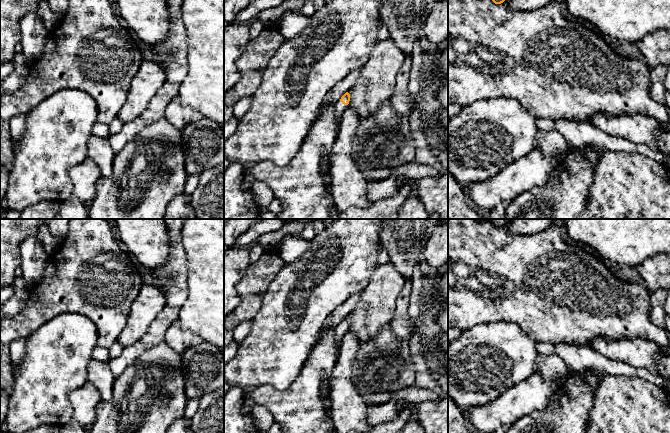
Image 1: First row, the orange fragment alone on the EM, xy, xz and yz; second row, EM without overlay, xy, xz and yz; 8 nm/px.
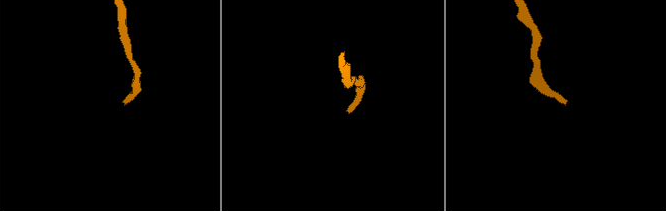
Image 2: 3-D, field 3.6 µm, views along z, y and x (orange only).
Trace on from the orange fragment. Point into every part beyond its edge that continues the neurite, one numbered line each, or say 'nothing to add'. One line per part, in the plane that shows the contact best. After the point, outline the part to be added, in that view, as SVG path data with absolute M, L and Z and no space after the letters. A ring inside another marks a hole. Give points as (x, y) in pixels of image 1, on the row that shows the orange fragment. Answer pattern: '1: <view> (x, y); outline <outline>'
1: xz (339, 107); outline M340 100L337 101L335 103L335 106L334 106L335 110L334 110L334 113L335 113L335 120L336 120L336 123L337 123L337 127L338 127L338 130L340 128L340 122L341 122L341 117L344 113L344 111L348 108L348 105L344 105Z

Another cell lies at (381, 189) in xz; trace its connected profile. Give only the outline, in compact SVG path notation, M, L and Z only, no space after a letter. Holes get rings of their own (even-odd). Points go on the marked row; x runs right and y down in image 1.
M418 162L404 164L392 170L390 176L383 180L367 182L368 199L371 202L386 199L399 192L400 183L438 176L439 174L430 166Z

